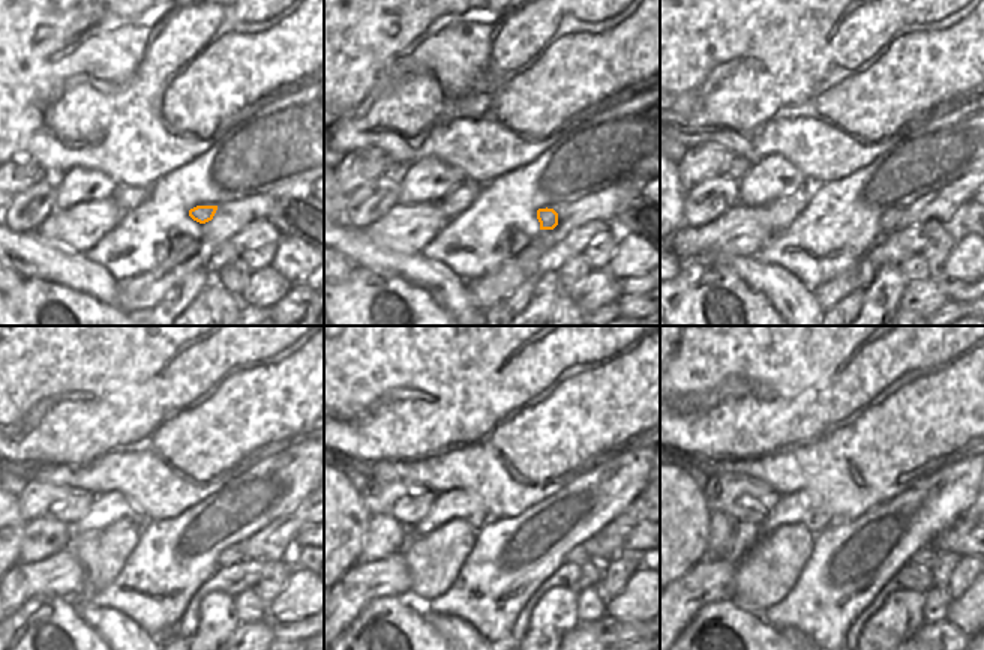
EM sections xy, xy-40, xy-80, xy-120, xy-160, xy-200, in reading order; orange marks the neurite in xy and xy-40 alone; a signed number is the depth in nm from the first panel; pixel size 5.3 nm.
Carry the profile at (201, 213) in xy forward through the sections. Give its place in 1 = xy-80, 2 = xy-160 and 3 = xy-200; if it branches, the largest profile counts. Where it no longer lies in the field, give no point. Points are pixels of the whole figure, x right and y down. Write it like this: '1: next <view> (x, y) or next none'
1: next xy-80 (891, 221)
2: next xy-160 (576, 556)
3: next xy-200 (941, 562)

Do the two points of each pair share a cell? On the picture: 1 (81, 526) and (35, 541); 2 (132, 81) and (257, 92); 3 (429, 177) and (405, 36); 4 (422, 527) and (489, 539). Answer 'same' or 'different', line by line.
1: different
2: same
3: different
4: different

